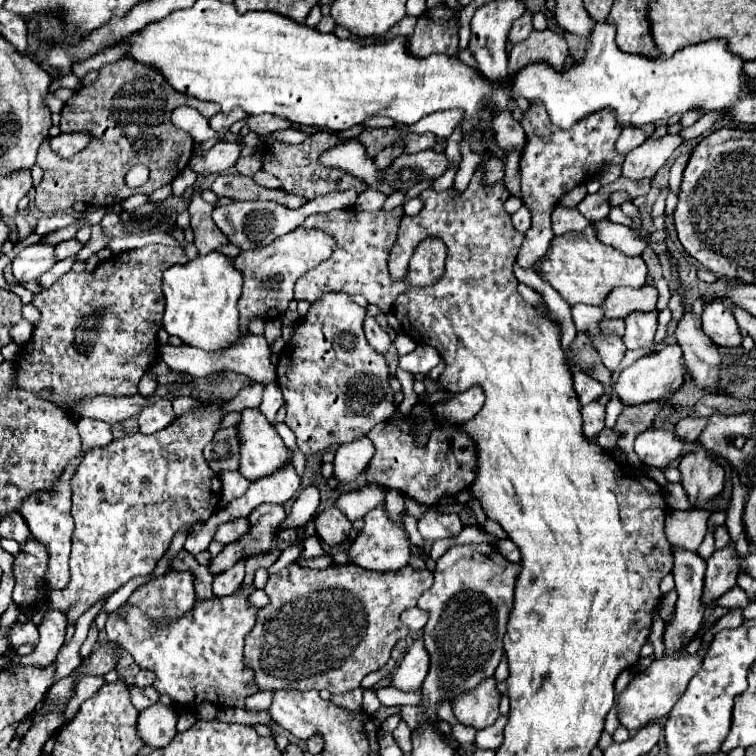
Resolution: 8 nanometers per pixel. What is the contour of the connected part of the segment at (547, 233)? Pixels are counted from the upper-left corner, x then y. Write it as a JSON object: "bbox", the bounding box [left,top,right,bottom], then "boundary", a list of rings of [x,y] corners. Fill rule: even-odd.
{"bbox":[516,108,624,268],"boundary":[[[530,108],[522,120],[522,126],[528,136],[528,142],[520,160],[522,198],[524,198],[524,206],[532,212],[532,228],[526,232],[526,238],[522,242],[516,262],[522,268],[534,268],[536,260],[540,260],[540,256],[548,252],[550,242],[554,238],[554,232],[550,226],[550,214],[558,206],[560,198],[566,192],[570,192],[574,186],[596,178],[602,164],[624,162],[624,156],[614,152],[614,144],[622,128],[620,124],[616,124],[616,120],[612,120],[612,112],[600,112],[596,116],[588,116],[588,120],[580,120],[576,128],[568,132],[560,132],[558,128],[552,128],[552,122],[548,120],[548,114],[544,112],[544,108]]]}

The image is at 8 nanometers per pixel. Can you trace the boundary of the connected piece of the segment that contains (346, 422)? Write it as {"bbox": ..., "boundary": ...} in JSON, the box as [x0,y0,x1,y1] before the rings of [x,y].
{"bbox":[278,292,394,454],"boundary":[[[342,292],[324,296],[320,304],[312,304],[308,316],[298,322],[292,340],[280,352],[278,384],[286,402],[286,424],[296,434],[300,452],[316,454],[328,446],[340,446],[364,436],[372,426],[386,422],[394,414],[394,392],[388,382],[386,360],[368,344],[362,322],[366,310]]]}

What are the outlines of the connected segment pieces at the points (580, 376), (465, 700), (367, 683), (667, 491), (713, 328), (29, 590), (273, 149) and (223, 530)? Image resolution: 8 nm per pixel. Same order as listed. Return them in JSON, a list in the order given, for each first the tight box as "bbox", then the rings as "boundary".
[{"bbox":[574,368,604,406],"boundary":[[[574,368],[574,388],[582,406],[592,400],[598,400],[604,394],[604,384],[598,384],[598,380],[588,376],[580,368]]]},{"bbox":[452,678,500,730],"boundary":[[[488,678],[484,684],[478,684],[466,696],[458,696],[456,700],[452,700],[452,710],[460,724],[482,730],[496,720],[498,702],[500,692],[496,688],[496,680]]]},{"bbox":[362,660,396,688],"boundary":[[[390,660],[384,668],[380,668],[380,670],[376,670],[376,672],[370,672],[370,674],[362,680],[362,686],[364,686],[364,688],[374,688],[378,680],[382,680],[384,676],[388,676],[388,674],[394,670],[394,664],[396,664],[396,662]]]},{"bbox":[662,483,692,510],"boundary":[[[668,483],[662,490],[666,504],[672,510],[689,510],[692,508],[681,483]]]},{"bbox":[702,302,742,348],"boundary":[[[712,302],[704,306],[702,328],[708,332],[708,336],[712,336],[712,340],[716,340],[718,346],[736,348],[742,344],[740,328],[724,302]]]},{"bbox":[12,540,48,606],"boundary":[[[28,540],[20,548],[20,554],[14,558],[14,576],[16,586],[12,600],[18,606],[32,606],[36,598],[36,584],[44,578],[44,568],[48,566],[48,552],[44,552],[42,544],[34,544],[36,540]]]},{"bbox":[262,132,366,200],"boundary":[[[318,132],[318,134],[308,136],[298,146],[290,146],[290,144],[266,146],[262,150],[262,160],[264,160],[264,168],[262,170],[266,170],[268,174],[274,174],[288,194],[296,194],[296,196],[302,196],[306,200],[324,196],[324,194],[332,192],[332,190],[356,188],[358,192],[364,192],[366,190],[364,184],[360,184],[354,176],[348,176],[346,172],[336,172],[332,168],[320,168],[320,164],[316,164],[316,156],[320,152],[324,152],[324,148],[330,148],[332,144],[338,144],[338,142],[340,142],[338,136],[334,136],[330,132]]]},{"bbox":[212,518,248,544],"boundary":[[[238,518],[238,520],[230,520],[224,522],[216,528],[212,540],[220,542],[220,544],[230,544],[234,540],[238,540],[240,536],[244,536],[244,532],[248,530],[248,520],[246,518]]]}]

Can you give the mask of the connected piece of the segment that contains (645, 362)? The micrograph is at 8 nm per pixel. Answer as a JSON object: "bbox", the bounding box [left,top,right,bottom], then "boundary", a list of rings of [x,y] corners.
{"bbox":[616,344,686,404],"boundary":[[[666,344],[660,352],[652,352],[642,356],[638,362],[634,362],[630,368],[622,370],[616,392],[624,400],[624,404],[644,404],[644,402],[654,402],[660,400],[662,396],[670,396],[682,388],[686,382],[686,364],[684,364],[684,354],[680,344]]]}

